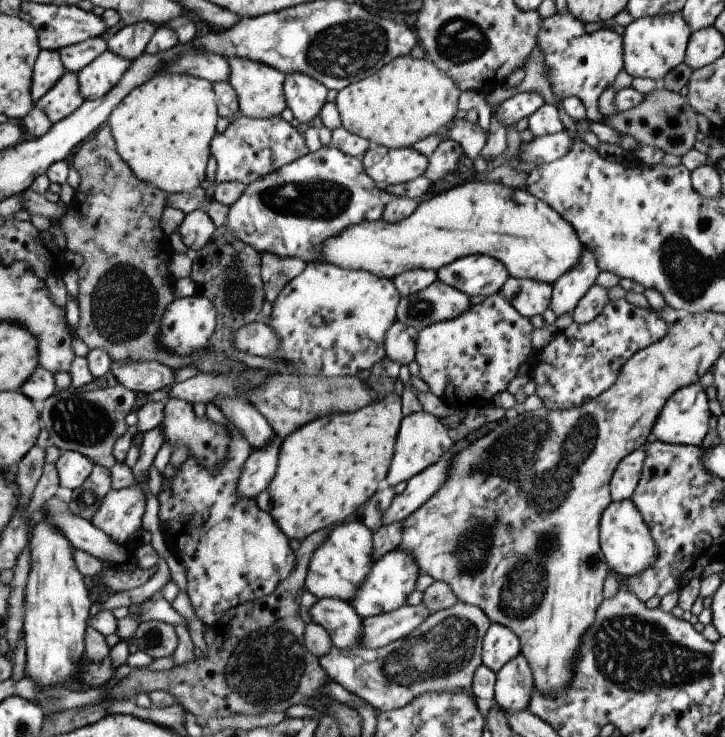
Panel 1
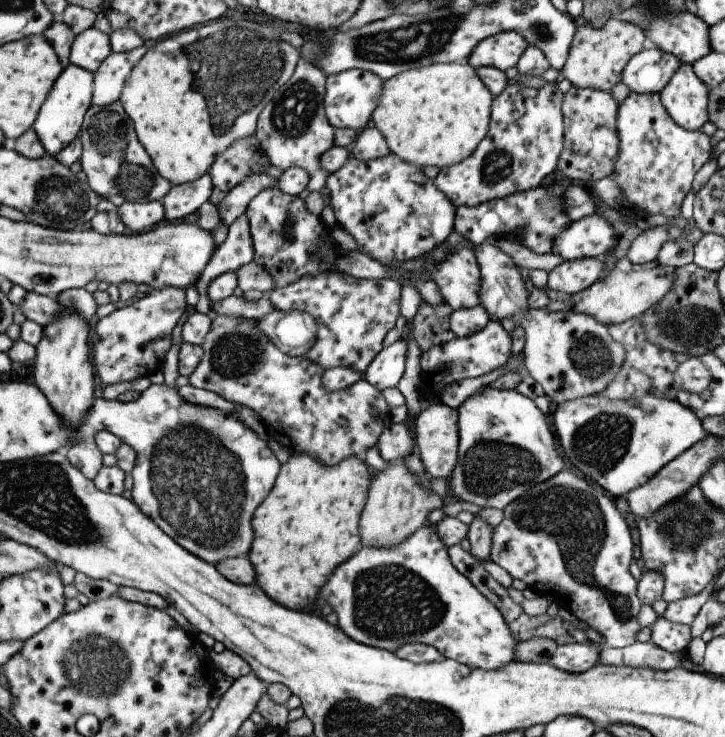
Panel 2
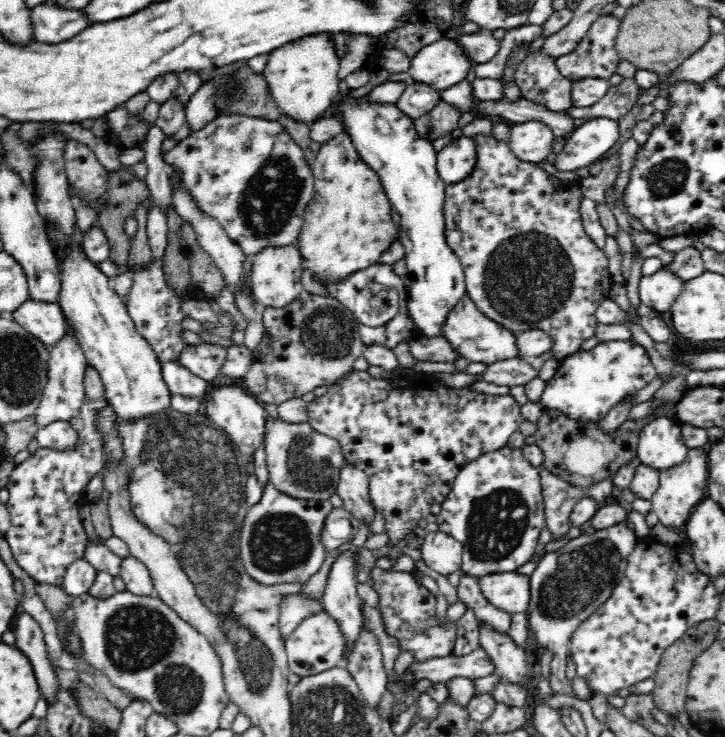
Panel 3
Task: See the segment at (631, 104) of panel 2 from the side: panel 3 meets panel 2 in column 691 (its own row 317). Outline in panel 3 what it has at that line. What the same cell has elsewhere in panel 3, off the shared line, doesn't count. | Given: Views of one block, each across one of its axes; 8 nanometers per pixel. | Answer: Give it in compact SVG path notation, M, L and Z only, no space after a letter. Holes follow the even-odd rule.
M163 261L152 262L138 274L133 275L134 283L132 291L127 298L126 306L128 314L134 321L136 331L144 335L148 343L154 347L156 355L162 359L162 362L170 360L172 357L178 357L180 351L186 346L181 340L182 332L186 331L178 325L178 319L186 315L180 309L180 304L184 299L190 296L190 293L182 296L177 294L164 283L162 274Z

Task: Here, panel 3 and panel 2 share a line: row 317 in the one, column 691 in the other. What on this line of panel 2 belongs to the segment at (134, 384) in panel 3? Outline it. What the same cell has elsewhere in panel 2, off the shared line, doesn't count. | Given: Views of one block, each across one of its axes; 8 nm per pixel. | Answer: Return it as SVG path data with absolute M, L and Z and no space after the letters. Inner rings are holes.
M679 64L679 68L677 68L675 74L671 76L671 80L669 80L658 93L665 112L671 116L677 126L685 130L696 131L708 121L708 88L695 76L690 64Z

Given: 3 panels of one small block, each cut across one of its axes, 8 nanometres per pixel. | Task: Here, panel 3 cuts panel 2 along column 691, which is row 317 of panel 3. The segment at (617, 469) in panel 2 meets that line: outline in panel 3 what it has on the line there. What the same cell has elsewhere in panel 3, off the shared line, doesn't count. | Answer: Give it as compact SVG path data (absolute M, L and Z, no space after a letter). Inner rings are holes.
M340 90L339 95L330 101L327 109L332 118L339 118L343 133L356 149L356 153L377 174L389 200L401 214L403 234L399 235L399 239L405 247L408 269L406 276L403 277L408 293L408 314L410 314L411 322L418 325L416 335L422 333L429 337L438 336L441 334L446 315L458 302L464 300L467 289L462 263L445 243L443 202L447 184L438 174L437 154L431 142L425 140L414 127L414 119L402 112L394 103L374 101L374 99L368 99L366 95L358 96L355 90L349 90L348 93Z

